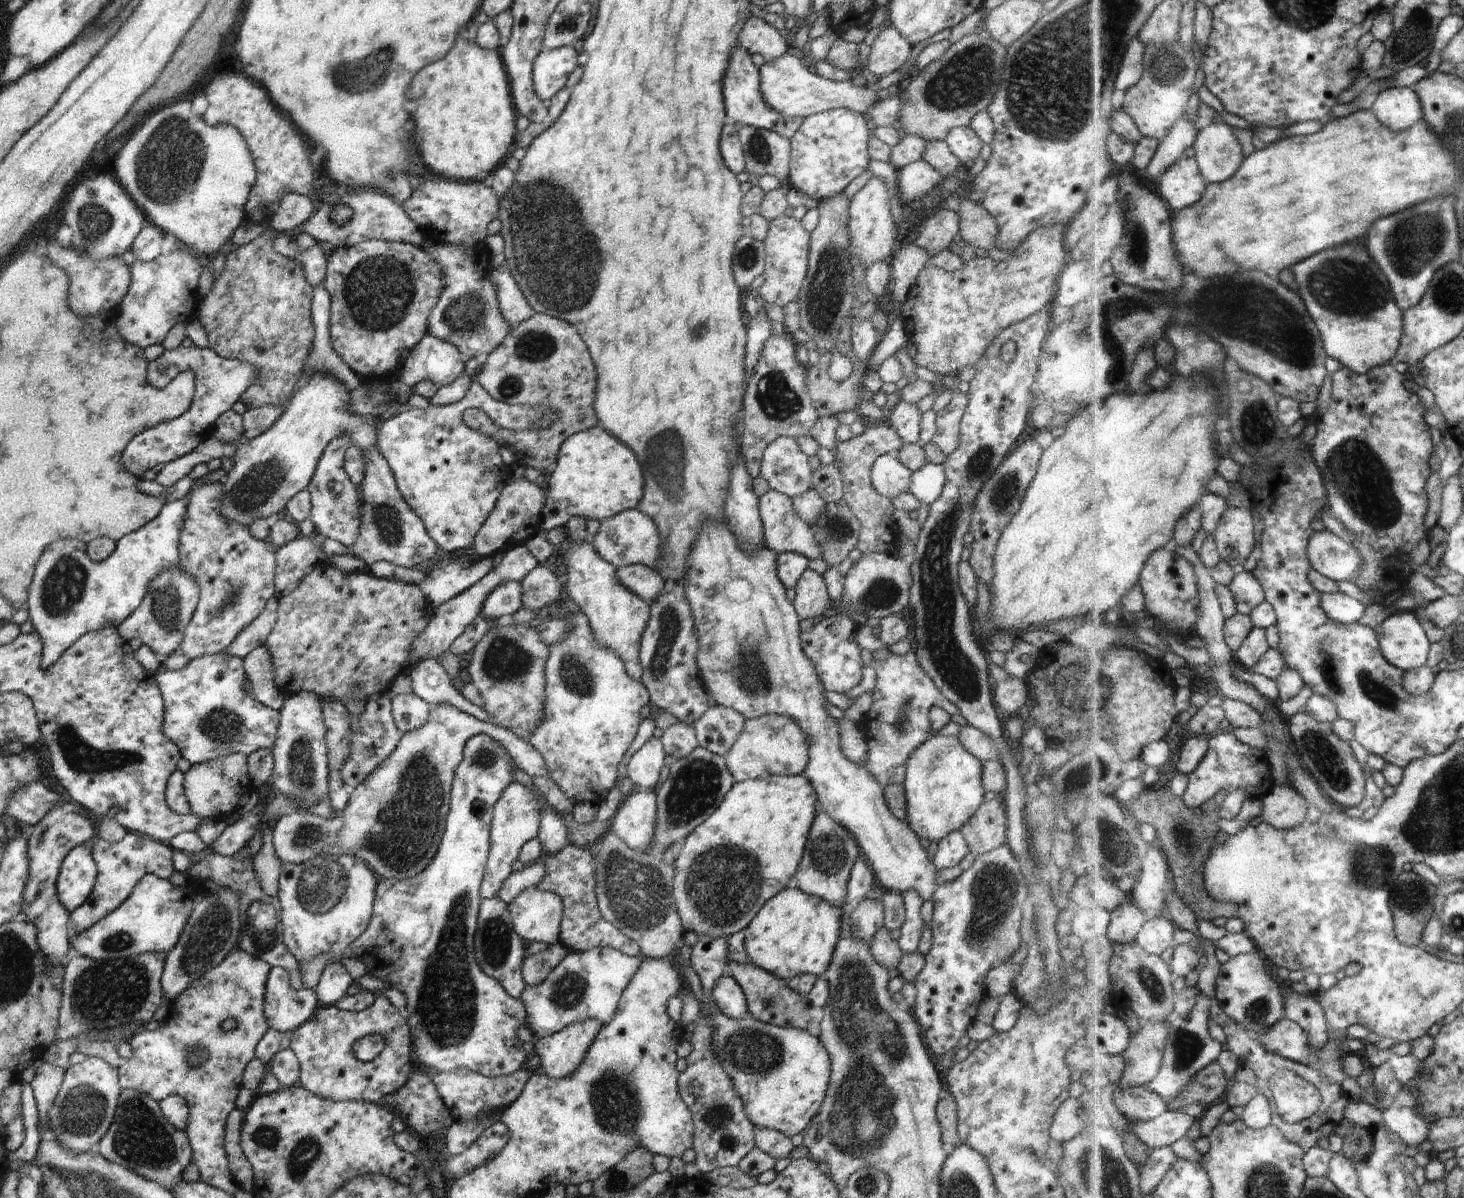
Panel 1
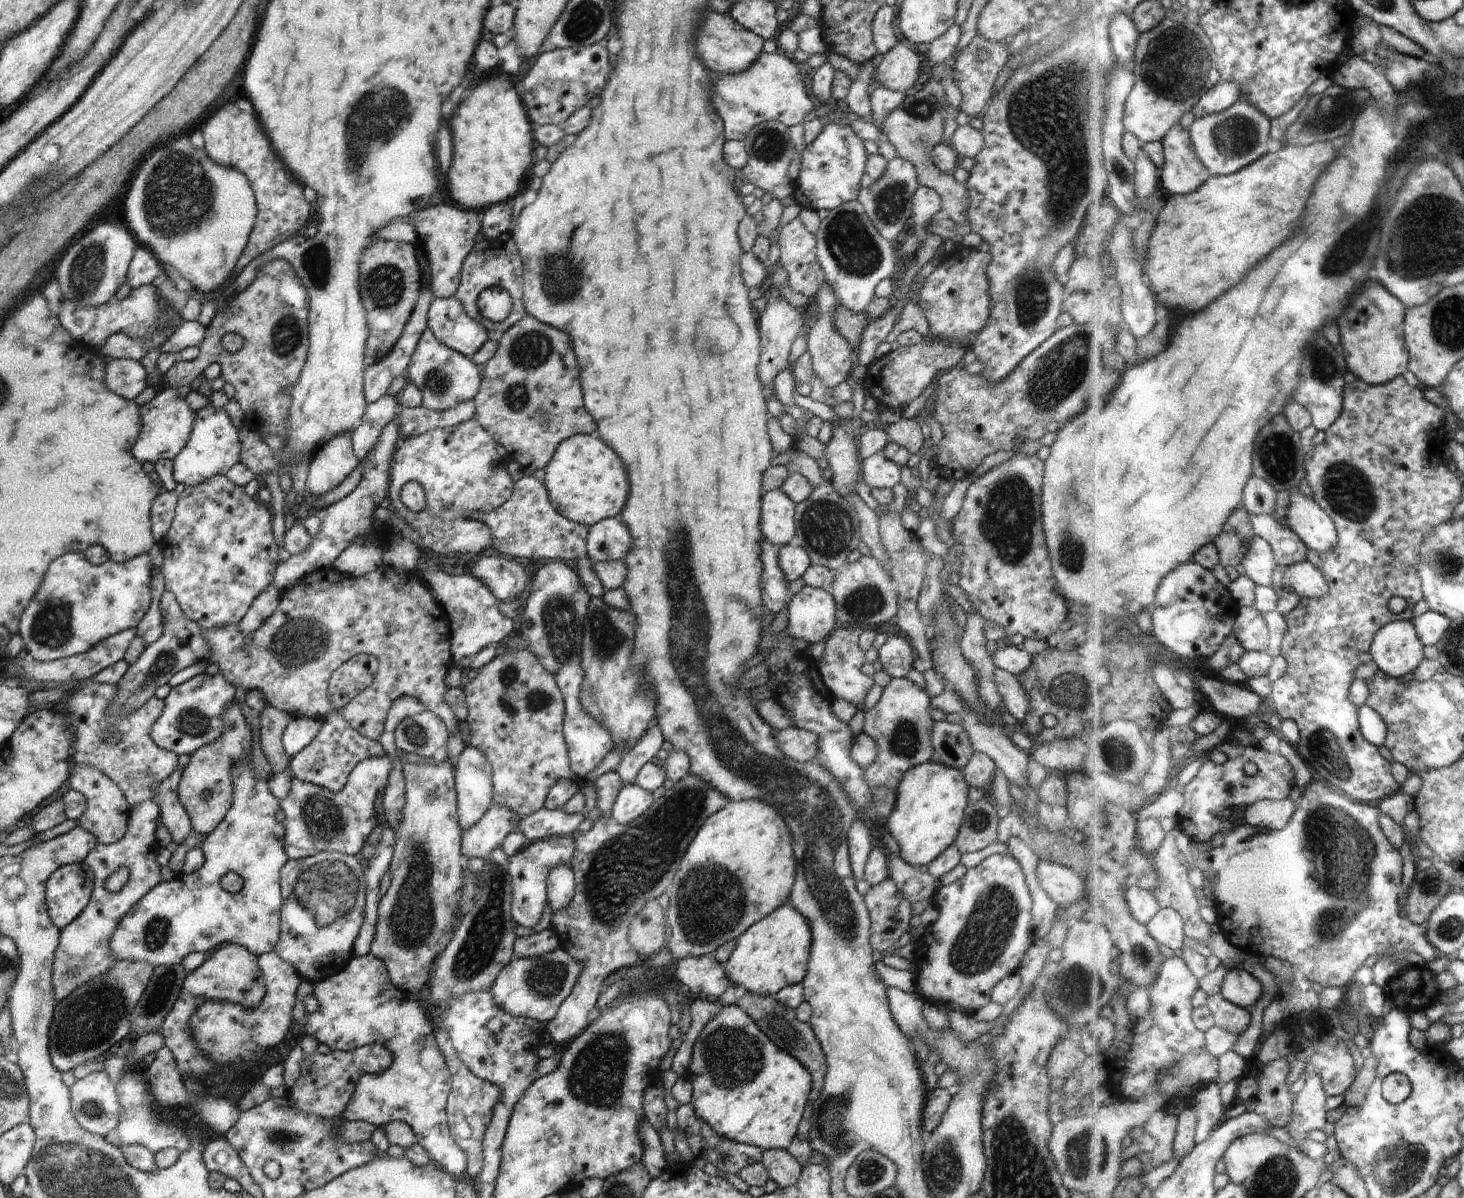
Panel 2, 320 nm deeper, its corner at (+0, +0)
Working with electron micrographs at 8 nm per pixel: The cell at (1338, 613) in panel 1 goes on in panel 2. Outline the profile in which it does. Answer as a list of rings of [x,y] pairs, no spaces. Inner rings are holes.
[[[1310,560],[1284,567],[1283,578],[1288,588],[1298,592],[1302,600],[1323,599],[1331,593],[1327,576],[1321,568],[1316,568]]]

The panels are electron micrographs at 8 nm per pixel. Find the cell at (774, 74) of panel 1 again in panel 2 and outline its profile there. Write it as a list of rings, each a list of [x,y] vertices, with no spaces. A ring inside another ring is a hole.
[[[761,52],[758,60],[748,66],[744,72],[736,72],[736,74],[726,74],[726,76],[713,76],[714,94],[712,94],[712,102],[714,108],[718,104],[718,114],[724,120],[724,131],[728,140],[744,140],[744,136],[758,124],[767,121],[780,122],[782,126],[791,128],[800,122],[803,122],[805,116],[809,114],[819,104],[812,96],[806,94],[806,86],[802,81],[801,73],[796,65],[797,62],[783,52],[774,52],[768,54]]]

